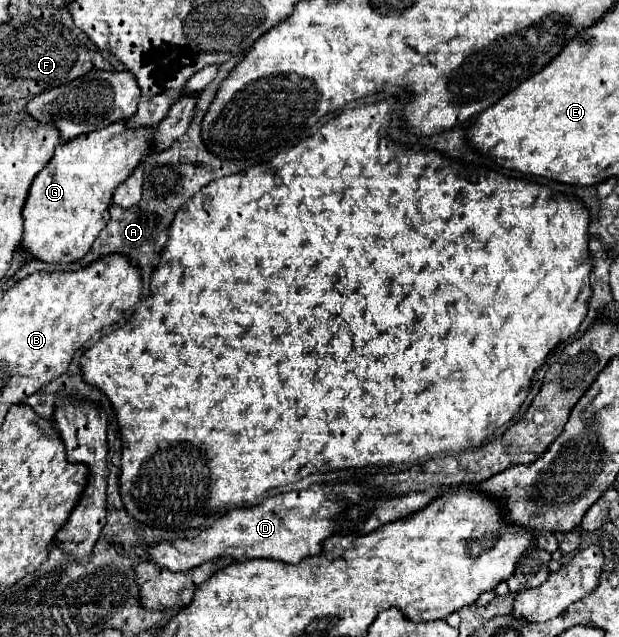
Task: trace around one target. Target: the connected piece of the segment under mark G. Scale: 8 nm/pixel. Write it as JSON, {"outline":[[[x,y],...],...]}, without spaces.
{"outline":[[[117,122],[57,146],[55,156],[29,188],[23,206],[25,230],[19,248],[41,262],[69,264],[81,260],[109,222],[113,190],[151,152],[153,132],[155,128],[133,130],[125,122]]]}

